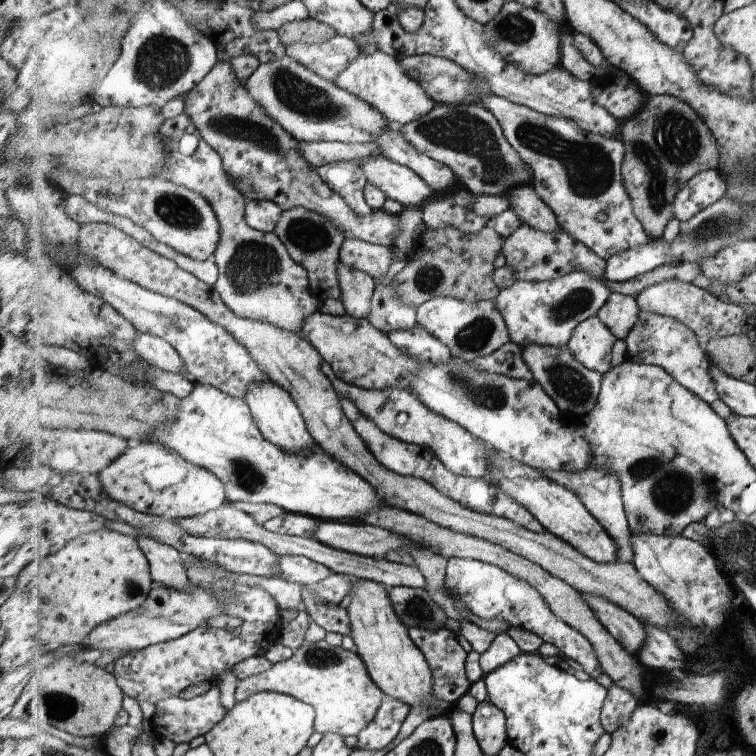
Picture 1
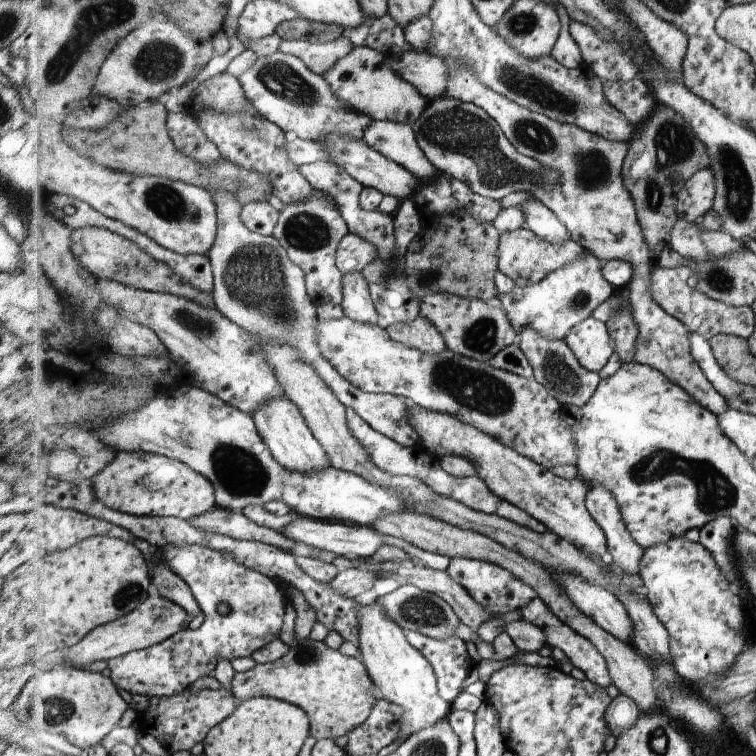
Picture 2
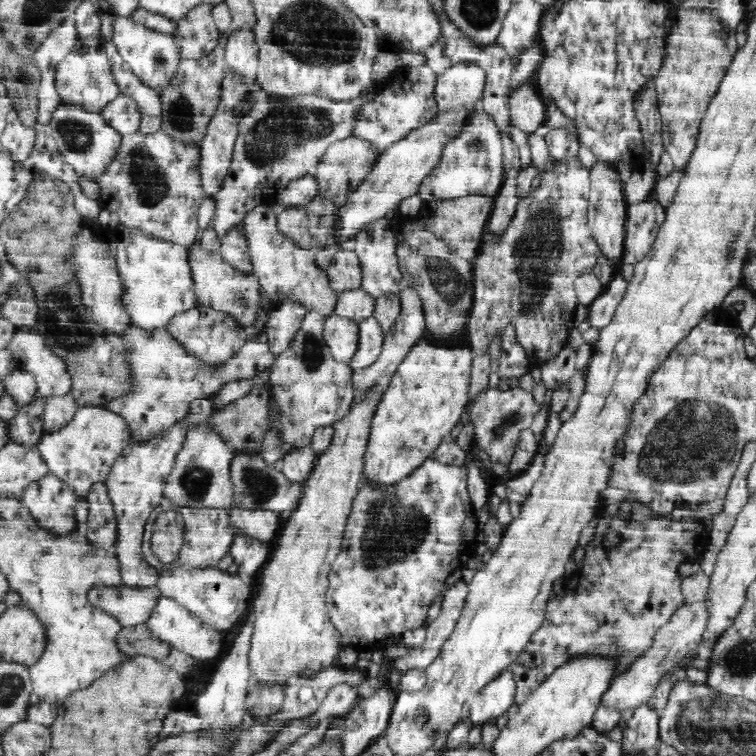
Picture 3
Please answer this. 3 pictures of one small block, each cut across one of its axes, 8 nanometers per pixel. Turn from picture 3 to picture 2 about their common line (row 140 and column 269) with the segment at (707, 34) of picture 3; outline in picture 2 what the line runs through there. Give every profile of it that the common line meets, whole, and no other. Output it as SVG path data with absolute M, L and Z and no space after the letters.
M311 638L292 647L281 660L258 663L251 670L235 674L231 682L232 693L240 703L255 697L277 697L304 708L311 721L311 735L317 740L339 738L361 726L378 701L373 684L361 657L341 654Z

